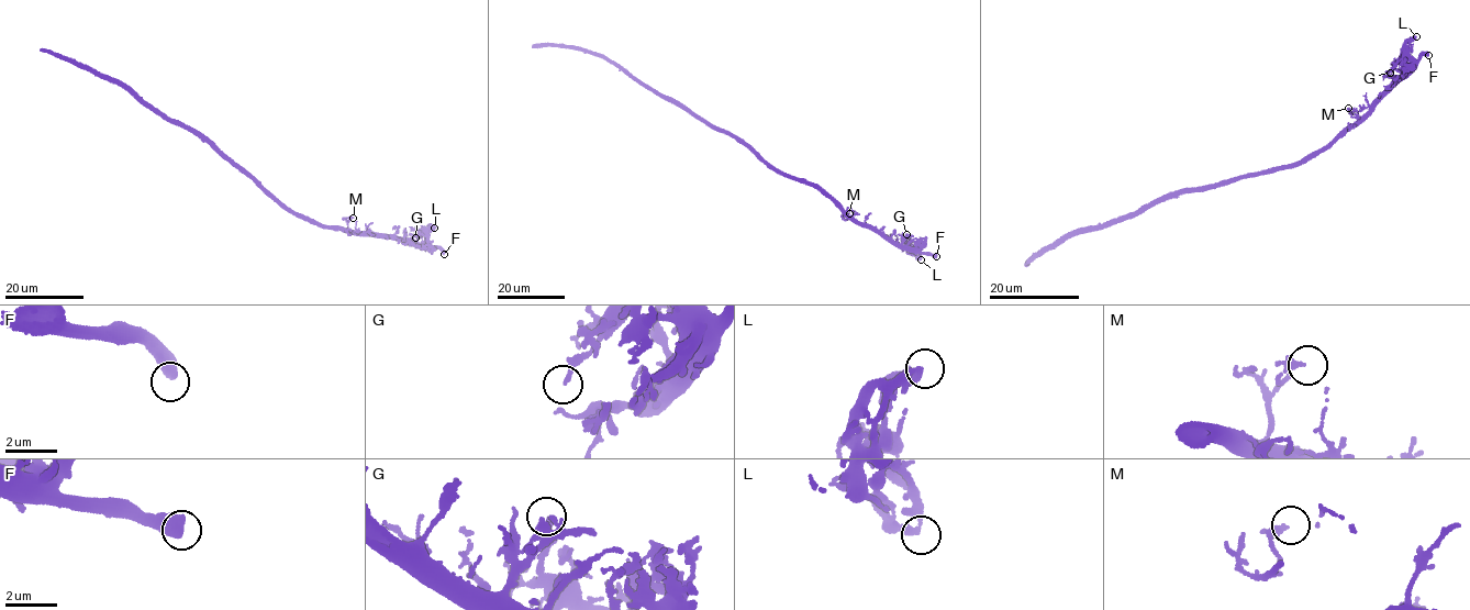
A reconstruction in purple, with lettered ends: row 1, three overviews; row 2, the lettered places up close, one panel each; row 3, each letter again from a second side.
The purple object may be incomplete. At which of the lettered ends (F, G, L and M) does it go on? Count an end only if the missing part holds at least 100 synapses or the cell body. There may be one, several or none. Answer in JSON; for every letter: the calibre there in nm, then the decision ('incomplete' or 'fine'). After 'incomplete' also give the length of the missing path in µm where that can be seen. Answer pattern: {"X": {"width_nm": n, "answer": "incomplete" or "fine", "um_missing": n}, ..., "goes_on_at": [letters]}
{"F": {"width_nm": 550, "answer": "fine"}, "G": {"width_nm": 110, "answer": "fine"}, "L": {"width_nm": 200, "answer": "fine"}, "M": {"width_nm": 260, "answer": "fine"}, "goes_on_at": []}

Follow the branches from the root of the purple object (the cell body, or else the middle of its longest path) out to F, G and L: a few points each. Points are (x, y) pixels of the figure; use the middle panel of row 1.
F: (741, 142), (780, 172), (831, 195), (847, 215), (859, 223), (876, 228), (903, 246), (936, 256)
G: (741, 142), (780, 172), (831, 195), (847, 215), (859, 223), (876, 228), (894, 242), (916, 250), (906, 234)
L: (741, 142), (780, 172), (831, 195), (847, 215), (859, 223), (876, 228), (894, 242), (917, 251), (921, 259)

